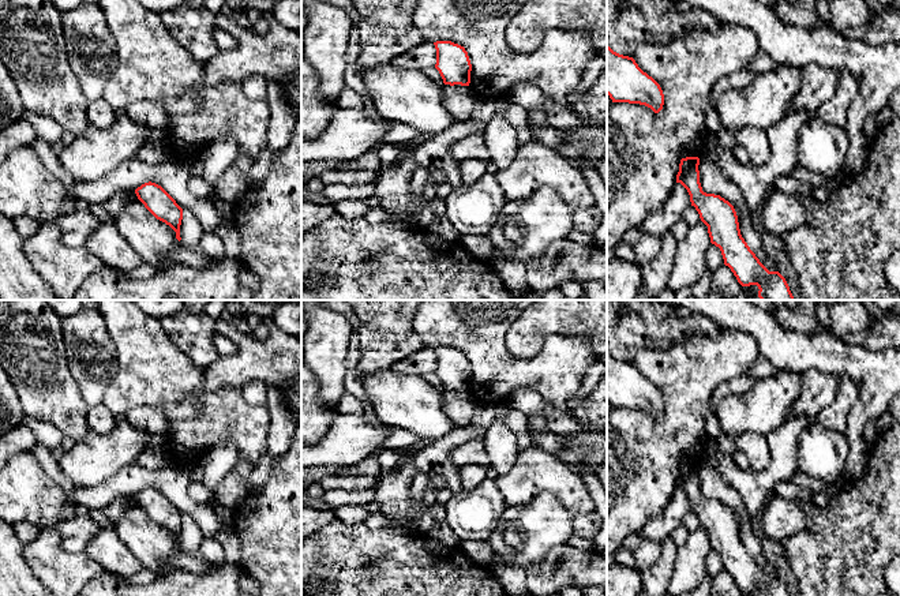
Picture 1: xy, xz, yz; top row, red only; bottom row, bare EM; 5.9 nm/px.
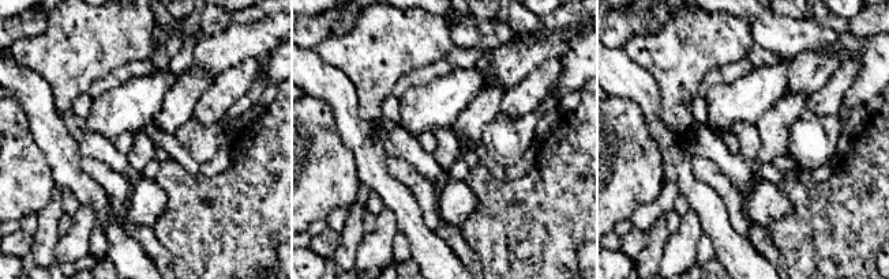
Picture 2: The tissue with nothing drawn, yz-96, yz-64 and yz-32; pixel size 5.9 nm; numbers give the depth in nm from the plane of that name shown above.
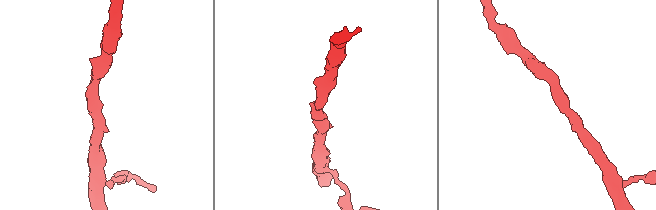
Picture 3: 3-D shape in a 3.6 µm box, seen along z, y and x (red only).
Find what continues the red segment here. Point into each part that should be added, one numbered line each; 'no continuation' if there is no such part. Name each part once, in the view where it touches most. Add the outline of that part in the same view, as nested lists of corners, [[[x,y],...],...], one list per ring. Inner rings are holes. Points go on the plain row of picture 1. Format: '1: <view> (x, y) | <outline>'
no continuation

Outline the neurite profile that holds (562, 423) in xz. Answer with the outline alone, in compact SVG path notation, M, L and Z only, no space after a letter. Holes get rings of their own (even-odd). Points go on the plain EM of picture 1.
M547 402L543 415L547 420L548 430L556 435L565 436L584 430L571 411L559 411Z

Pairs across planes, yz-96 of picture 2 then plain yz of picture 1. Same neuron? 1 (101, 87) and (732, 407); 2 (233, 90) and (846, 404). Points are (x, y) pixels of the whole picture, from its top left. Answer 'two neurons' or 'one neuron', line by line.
1: two neurons
2: one neuron

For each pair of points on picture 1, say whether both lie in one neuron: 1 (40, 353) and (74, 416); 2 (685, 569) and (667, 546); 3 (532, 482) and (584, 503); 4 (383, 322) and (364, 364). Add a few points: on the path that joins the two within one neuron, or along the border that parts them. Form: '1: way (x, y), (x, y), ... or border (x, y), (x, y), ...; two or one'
1: way (40, 368), (45, 388), (59, 401); one
2: border (678, 548), (668, 581); two
3: way (544, 482), (561, 482), (572, 493); one
4: way (383, 333), (383, 341), (375, 353); one

